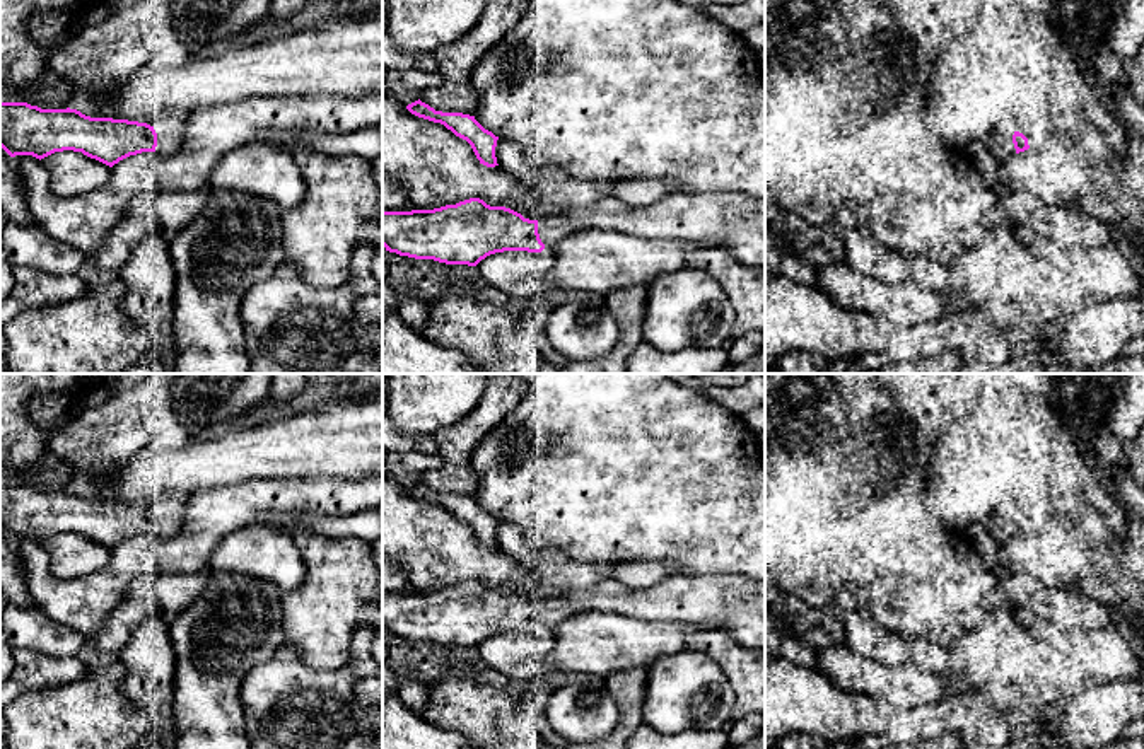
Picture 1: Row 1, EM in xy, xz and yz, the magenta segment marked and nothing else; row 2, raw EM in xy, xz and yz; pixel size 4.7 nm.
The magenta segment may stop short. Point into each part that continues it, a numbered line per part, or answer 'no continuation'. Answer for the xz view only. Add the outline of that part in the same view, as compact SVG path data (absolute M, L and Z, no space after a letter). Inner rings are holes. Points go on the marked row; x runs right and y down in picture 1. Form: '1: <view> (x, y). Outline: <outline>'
1: xz (735, 220). Outline: M743 191L673 193L647 206L630 206L608 195L592 205L545 215L538 234L545 247L553 247L581 229L613 229L649 241L692 241L724 247L744 266L765 268L765 200Z

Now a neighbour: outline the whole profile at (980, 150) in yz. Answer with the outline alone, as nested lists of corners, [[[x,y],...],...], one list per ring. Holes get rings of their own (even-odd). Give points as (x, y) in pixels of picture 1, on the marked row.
[[[973,142],[966,152],[977,159],[989,174],[1001,172],[1006,176],[1007,167],[1014,162],[1016,154],[1007,157],[999,157],[987,142]]]

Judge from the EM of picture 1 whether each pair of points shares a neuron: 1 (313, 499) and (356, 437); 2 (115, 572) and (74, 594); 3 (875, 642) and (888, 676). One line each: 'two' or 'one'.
1: two
2: one
3: two

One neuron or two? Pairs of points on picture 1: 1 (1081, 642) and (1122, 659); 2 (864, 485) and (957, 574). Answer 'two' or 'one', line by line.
1: one
2: one

